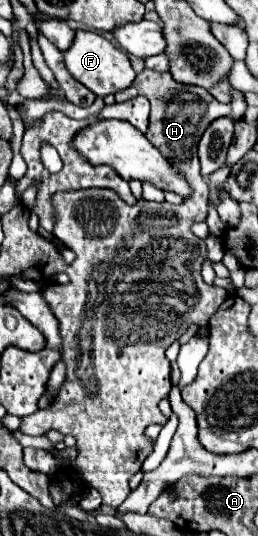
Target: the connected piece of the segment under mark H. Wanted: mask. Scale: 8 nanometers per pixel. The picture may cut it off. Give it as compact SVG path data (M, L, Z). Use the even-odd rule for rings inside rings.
M142 70L136 80L132 82L130 88L126 88L126 92L116 92L115 101L117 103L130 100L134 96L146 96L150 100L150 106L152 106L152 112L150 112L150 126L148 126L148 132L146 132L146 138L150 138L150 142L164 154L164 158L174 166L174 168L180 168L180 172L184 172L190 188L192 188L192 196L188 196L188 200L182 200L182 204L170 204L170 202L148 202L148 200L136 200L136 204L124 204L124 200L120 200L118 192L112 192L112 190L106 190L106 188L90 188L90 190L74 190L74 192L56 192L56 196L52 196L52 206L54 206L54 214L56 214L56 223L53 230L53 235L57 240L60 240L64 246L70 248L74 254L76 254L76 260L70 264L70 282L67 285L60 285L54 283L53 286L47 286L42 290L42 295L48 303L50 309L58 319L60 324L60 336L62 336L62 362L66 364L66 382L60 386L56 398L48 404L48 408L42 408L42 410L36 410L32 416L26 416L22 418L22 426L20 430L24 434L30 434L30 436L42 436L46 430L54 428L62 434L72 434L76 438L76 444L78 444L78 458L76 458L76 470L80 474L80 478L84 480L86 486L90 488L96 488L102 496L102 504L108 504L112 508L120 506L130 488L128 488L128 480L140 470L142 462L152 454L154 448L146 448L146 426L152 424L152 422L158 422L158 424L166 424L166 418L162 416L162 412L158 410L158 402L170 392L172 384L170 384L170 362L166 360L164 356L164 350L176 342L186 330L190 324L196 324L196 326L208 326L208 320L212 318L212 314L218 310L218 306L224 302L224 298L228 296L228 292L224 288L218 288L214 284L206 284L202 280L202 262L204 262L204 256L206 256L206 244L204 240L196 238L190 230L190 226L194 222L200 222L206 218L206 204L208 204L208 184L206 180L202 178L200 174L200 164L198 164L198 156L196 156L196 146L198 146L198 140L200 136L204 134L204 130L208 128L208 124L220 116L230 116L230 104L222 104L218 102L208 90L200 88L200 86L190 86L190 84L180 84L172 78L170 72L156 72L156 70Z

